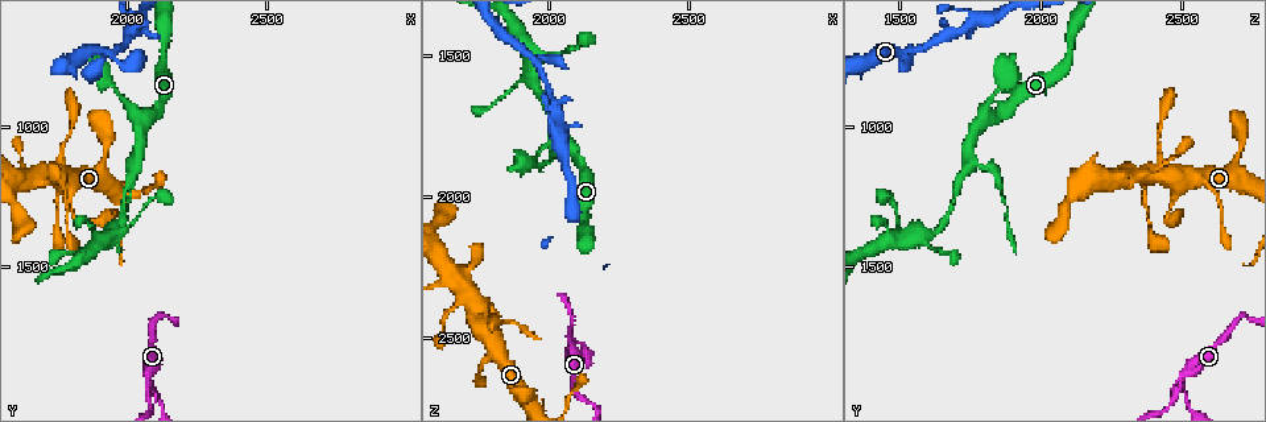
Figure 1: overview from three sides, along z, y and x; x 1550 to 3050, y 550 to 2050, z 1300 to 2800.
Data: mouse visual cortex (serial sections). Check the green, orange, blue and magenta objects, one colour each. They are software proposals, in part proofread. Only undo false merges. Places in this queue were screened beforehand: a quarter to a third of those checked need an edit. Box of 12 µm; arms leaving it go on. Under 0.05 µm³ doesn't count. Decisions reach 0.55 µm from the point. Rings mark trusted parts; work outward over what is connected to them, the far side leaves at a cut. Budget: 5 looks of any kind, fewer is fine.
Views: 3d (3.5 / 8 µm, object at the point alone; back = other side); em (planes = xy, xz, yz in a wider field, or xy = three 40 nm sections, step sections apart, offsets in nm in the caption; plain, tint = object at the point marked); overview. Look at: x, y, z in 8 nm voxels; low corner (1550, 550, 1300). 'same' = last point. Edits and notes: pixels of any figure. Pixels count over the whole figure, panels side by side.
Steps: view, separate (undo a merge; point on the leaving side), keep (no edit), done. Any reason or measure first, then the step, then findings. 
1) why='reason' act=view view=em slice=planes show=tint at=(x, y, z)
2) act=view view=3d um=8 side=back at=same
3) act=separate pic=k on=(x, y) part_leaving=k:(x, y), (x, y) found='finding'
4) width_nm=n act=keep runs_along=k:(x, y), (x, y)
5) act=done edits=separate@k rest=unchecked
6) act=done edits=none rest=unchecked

why='arms part here' act=view view=3d um=3.5 side=back at=(2040, 1140, 1750)

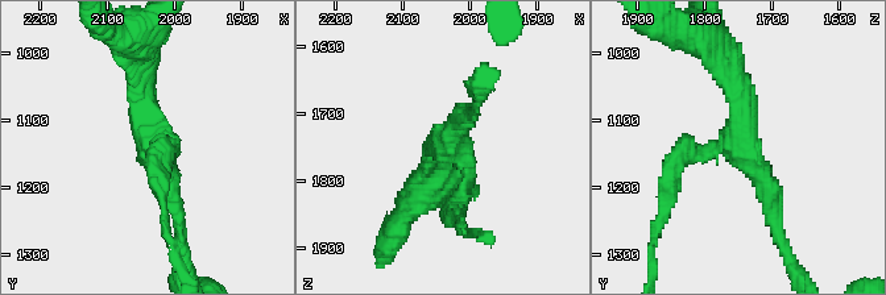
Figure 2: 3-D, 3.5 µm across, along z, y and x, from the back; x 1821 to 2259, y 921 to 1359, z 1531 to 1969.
arms=3 arm_widths_nm=200,250,300 act=view view=em slice=xy step=5 show=tint at=(2030, 1135, 1745)

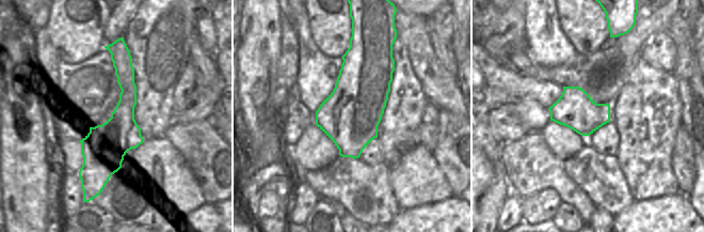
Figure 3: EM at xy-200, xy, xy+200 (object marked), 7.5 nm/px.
act=view view=em slice=xy step=3 show=tint at=same

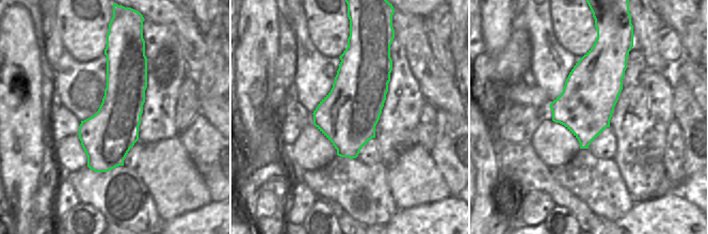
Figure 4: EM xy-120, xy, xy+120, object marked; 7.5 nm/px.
act=keep runs_along=2:(723, 58), (777, 216) found='one cell here'

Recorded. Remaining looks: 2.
why='small branch off a trunk' act=view view=em slice=xy step=2 show=tint at=(1800, 1240, 2470)

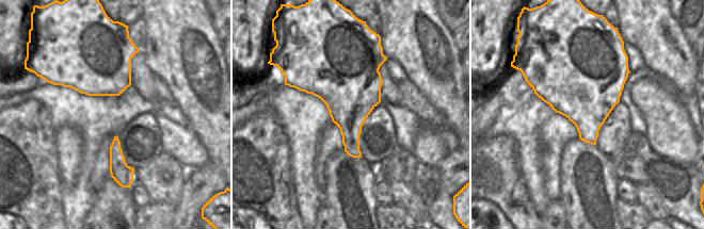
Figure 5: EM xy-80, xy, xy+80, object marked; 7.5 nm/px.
why='wider look' act=view view=3d um=3.5 at=same

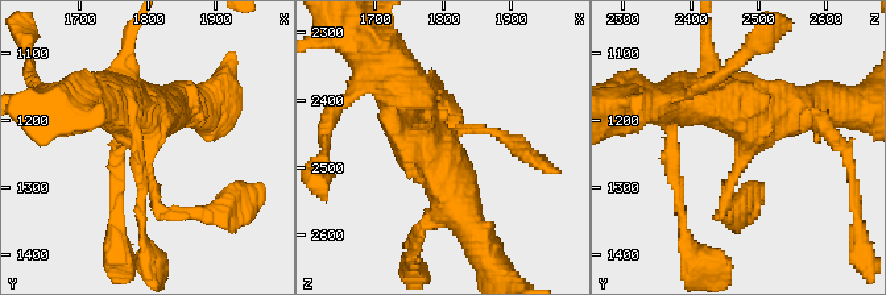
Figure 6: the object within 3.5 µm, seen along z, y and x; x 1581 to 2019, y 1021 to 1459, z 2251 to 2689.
act=keep found='one cell here'

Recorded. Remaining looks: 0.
act=done edits=none rest=unchecked

